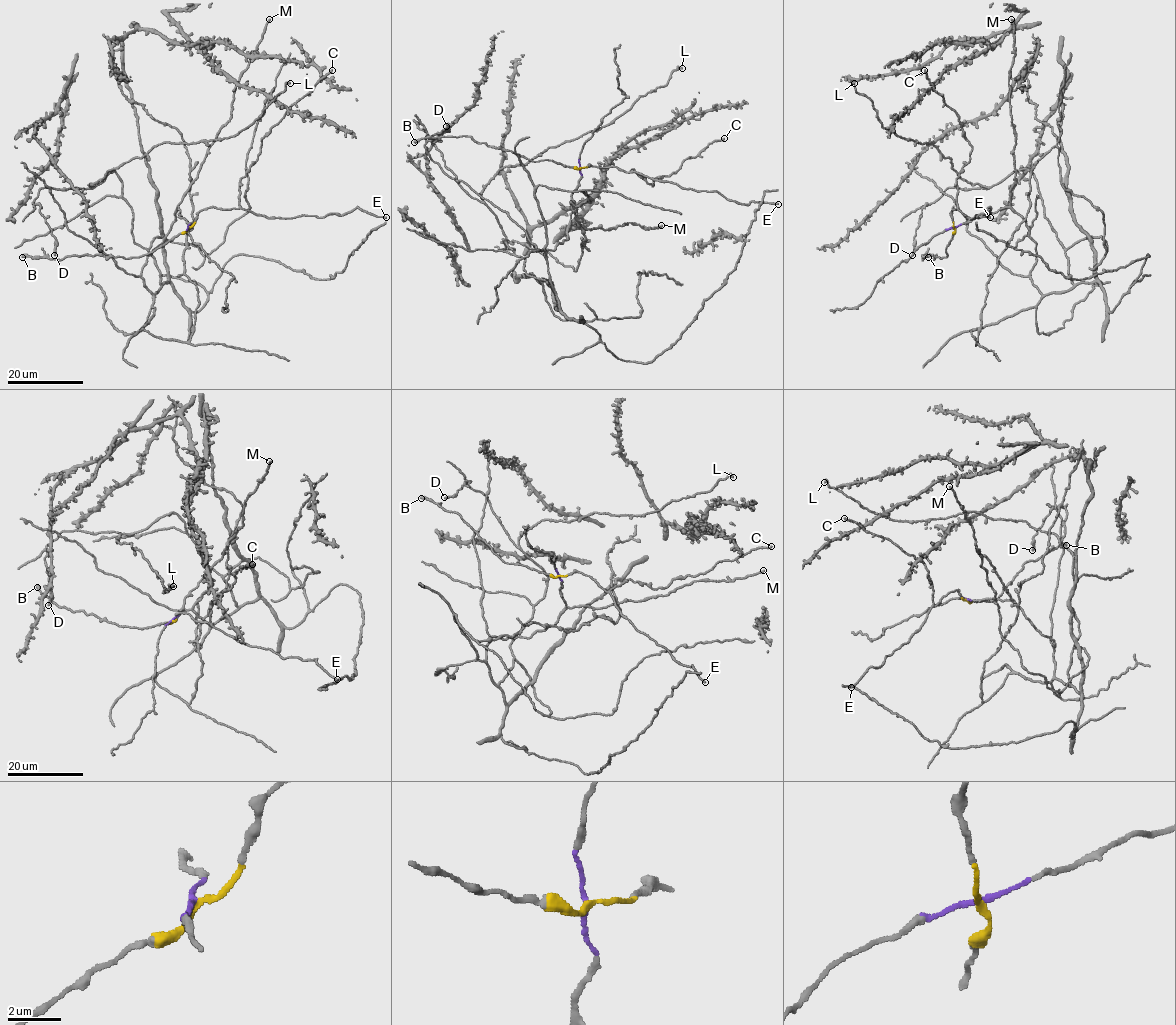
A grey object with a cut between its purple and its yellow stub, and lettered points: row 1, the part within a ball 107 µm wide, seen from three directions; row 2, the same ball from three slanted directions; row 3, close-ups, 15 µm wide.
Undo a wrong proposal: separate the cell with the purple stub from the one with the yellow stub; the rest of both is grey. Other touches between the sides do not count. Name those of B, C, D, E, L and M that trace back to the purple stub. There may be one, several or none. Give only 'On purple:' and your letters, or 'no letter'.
On purple: D, L, M

